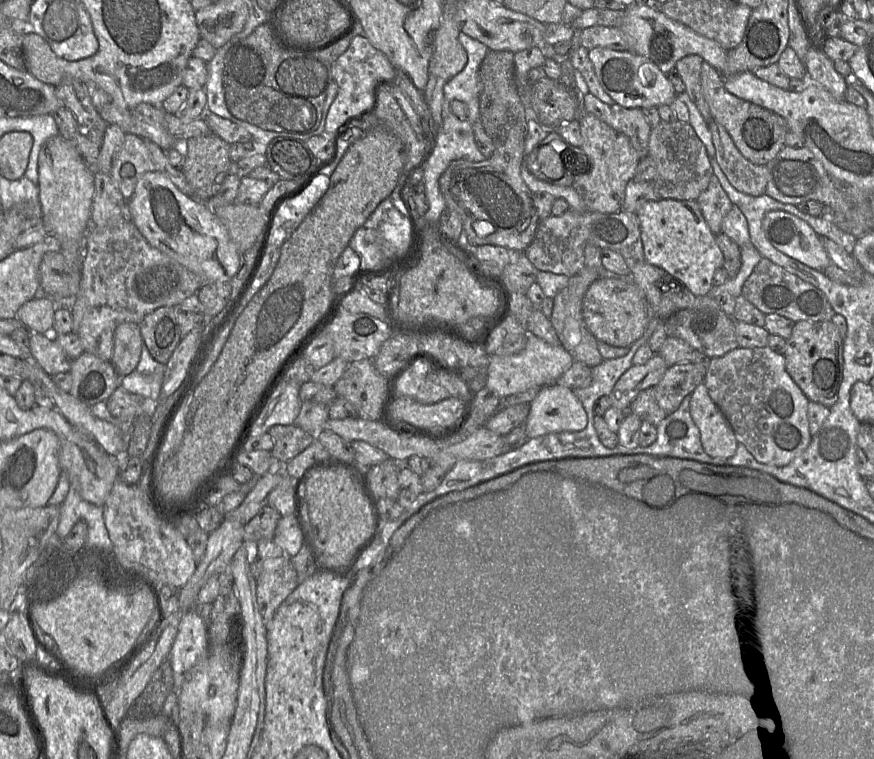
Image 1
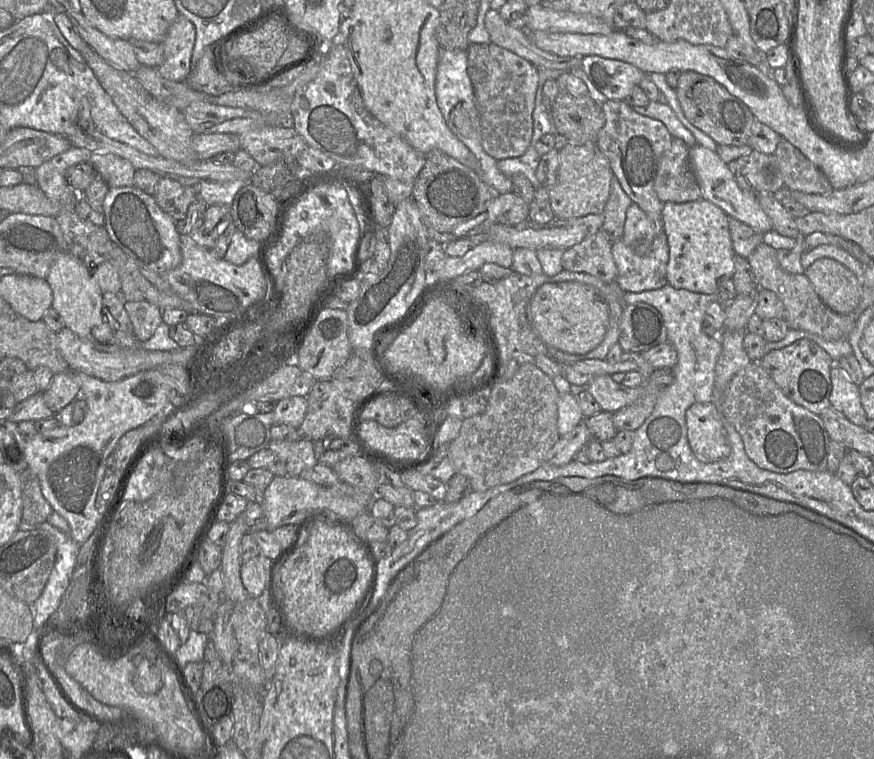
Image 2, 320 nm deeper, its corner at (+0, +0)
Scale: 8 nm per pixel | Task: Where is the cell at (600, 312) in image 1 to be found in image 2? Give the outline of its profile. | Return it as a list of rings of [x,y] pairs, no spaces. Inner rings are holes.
[[[551,282],[541,285],[528,305],[528,318],[546,346],[570,354],[594,350],[608,330],[609,309],[602,296],[591,286],[580,282]]]

